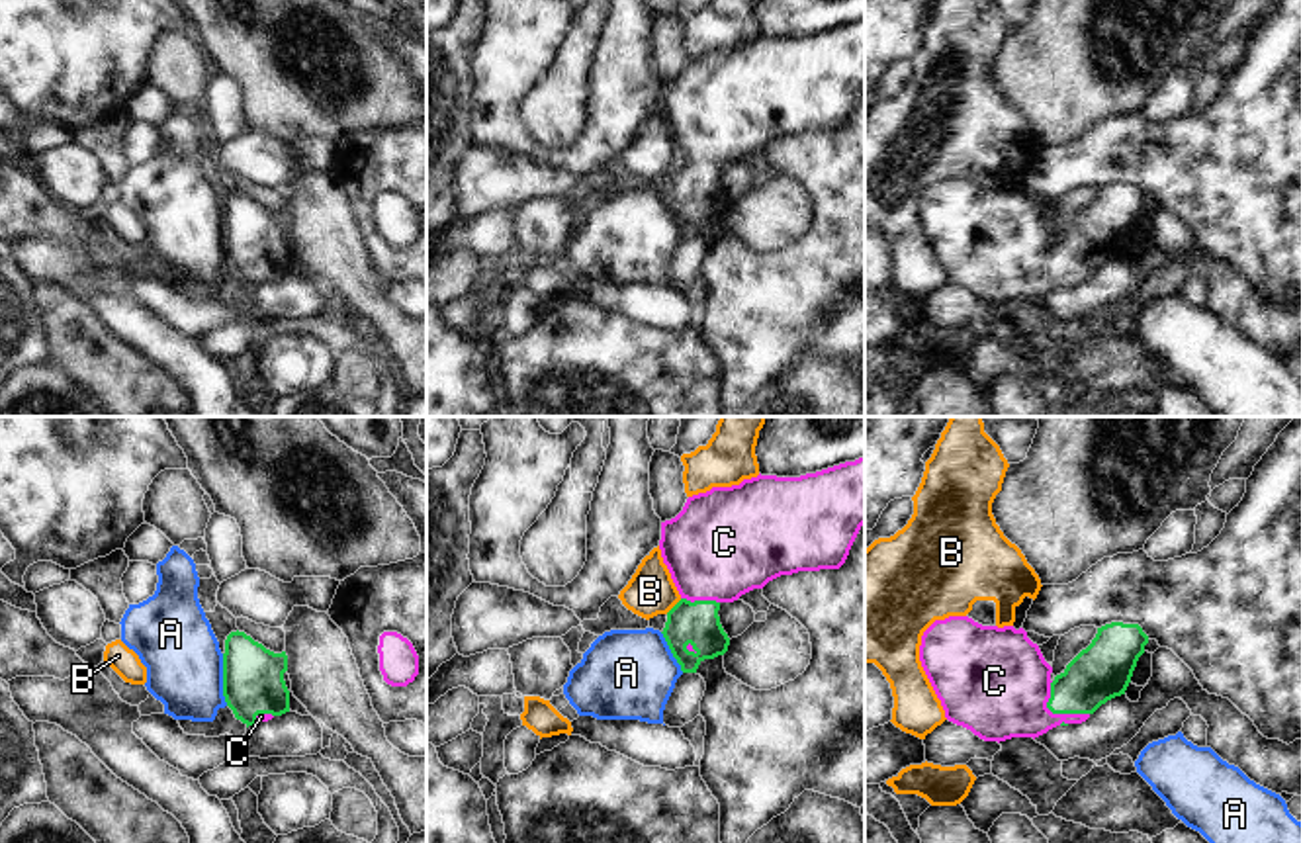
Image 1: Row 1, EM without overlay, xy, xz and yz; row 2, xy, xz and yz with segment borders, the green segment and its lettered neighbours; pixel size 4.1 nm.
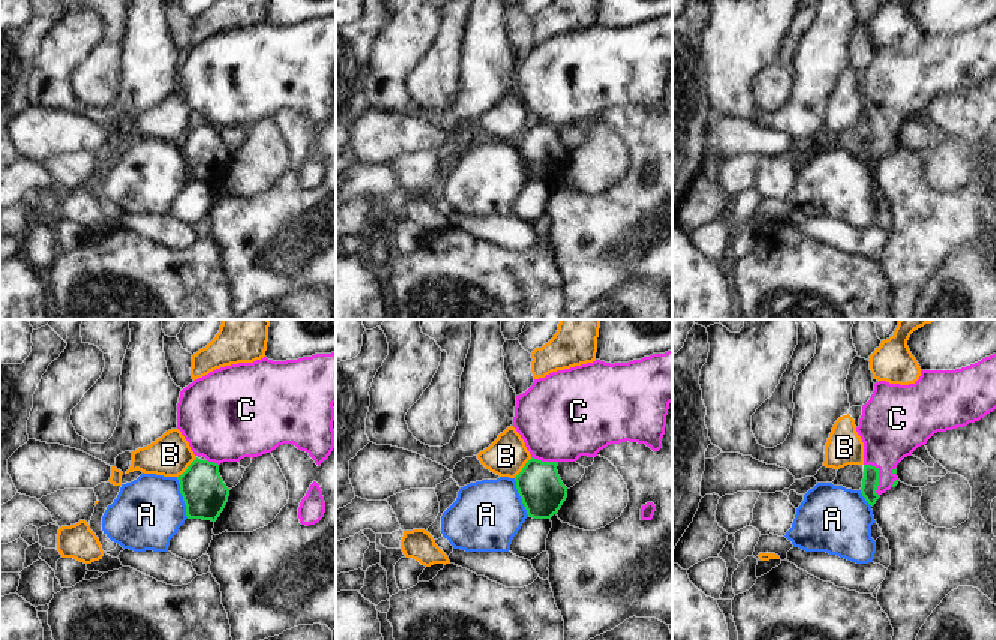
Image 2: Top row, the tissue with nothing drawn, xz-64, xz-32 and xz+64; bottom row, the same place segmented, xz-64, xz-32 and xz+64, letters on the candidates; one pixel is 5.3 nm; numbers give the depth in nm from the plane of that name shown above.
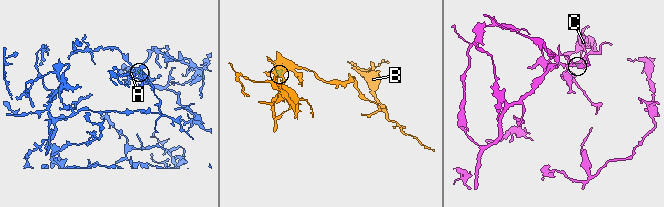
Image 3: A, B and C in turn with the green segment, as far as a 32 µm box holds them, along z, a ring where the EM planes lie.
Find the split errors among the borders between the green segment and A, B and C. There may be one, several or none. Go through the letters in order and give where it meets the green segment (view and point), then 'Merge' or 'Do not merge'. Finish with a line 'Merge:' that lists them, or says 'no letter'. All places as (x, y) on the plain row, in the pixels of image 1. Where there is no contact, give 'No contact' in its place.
A: Touches green at xy (224, 241). Do not merge
B: Touches green at xz (675, 167). Do not merge
C: Touches green at yz (1057, 274). Merge
Merge: C

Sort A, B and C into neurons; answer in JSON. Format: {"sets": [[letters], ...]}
{"sets": [["A"], ["B"], ["C"]]}

